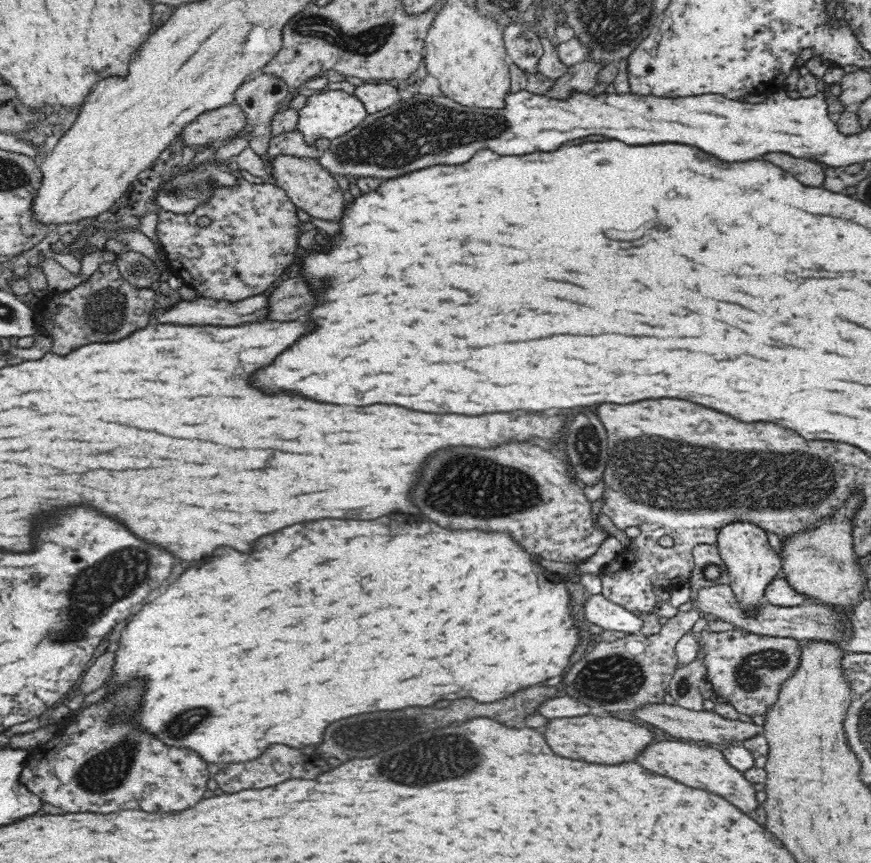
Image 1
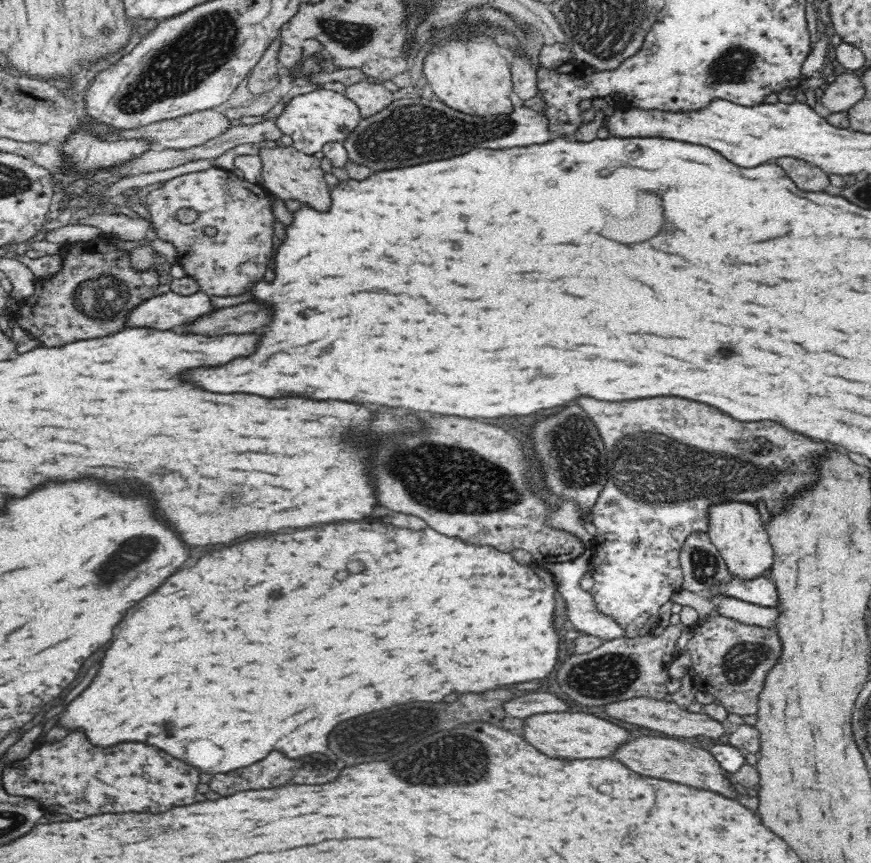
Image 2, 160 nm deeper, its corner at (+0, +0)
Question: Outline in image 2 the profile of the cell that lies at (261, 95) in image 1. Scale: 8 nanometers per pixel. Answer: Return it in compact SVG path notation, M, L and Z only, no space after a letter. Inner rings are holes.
M276 36L264 50L262 58L252 69L248 78L248 88L254 94L265 95L276 88L282 74L286 73L285 66L279 61L281 42Z

